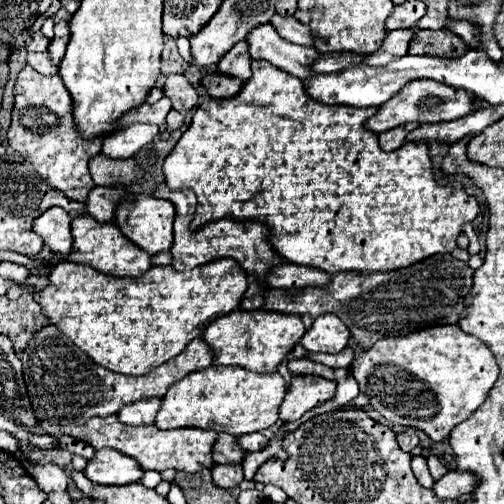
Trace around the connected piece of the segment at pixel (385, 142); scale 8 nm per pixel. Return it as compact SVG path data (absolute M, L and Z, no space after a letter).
M405 124L405 126L401 126L401 128L391 128L389 132L381 132L381 134L379 134L379 144L381 144L381 148L383 148L385 152L397 150L399 146L405 144L407 134L409 134L413 128L417 128L417 126L419 126L419 124Z

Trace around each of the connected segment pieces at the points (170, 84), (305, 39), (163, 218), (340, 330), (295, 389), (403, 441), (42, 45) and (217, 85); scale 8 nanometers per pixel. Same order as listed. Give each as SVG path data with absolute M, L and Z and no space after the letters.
M183 74L167 76L165 86L163 86L163 96L167 96L171 100L173 108L179 110L181 114L187 114L199 102L197 90L187 82L187 78Z
M275 14L271 18L271 24L277 28L277 32L293 42L293 44L301 44L301 46L311 46L313 44L313 34L309 32L309 28L305 28L305 24L297 22L295 18L285 18L285 16L279 16Z
M135 194L131 200L121 202L115 212L115 224L119 226L119 230L139 248L147 250L151 256L165 250L169 252L169 248L173 246L173 218L175 218L175 208L171 202L143 194Z
M321 314L313 326L303 334L299 344L309 352L339 354L349 340L347 326L333 314Z
M293 376L287 388L285 400L279 408L279 418L283 422L295 422L305 412L331 400L335 396L335 382L319 376Z
M401 432L401 434L397 434L397 442L403 452L411 452L419 444L419 438L411 432Z
M35 32L35 34L31 36L29 44L27 44L27 50L43 52L43 50L47 50L47 46L49 46L49 38L47 38L47 36L43 36L41 32Z
M213 72L213 74L207 74L201 82L201 88L213 96L213 98L229 98L229 96L235 96L239 90L241 90L241 80L237 80L235 76L225 76L225 74L219 74L219 72Z

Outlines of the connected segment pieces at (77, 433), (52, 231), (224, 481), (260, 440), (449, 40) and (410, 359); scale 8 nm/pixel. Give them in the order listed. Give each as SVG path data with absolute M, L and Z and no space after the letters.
M117 414L113 416L95 416L93 420L85 424L71 424L63 426L63 434L73 436L77 440L83 440L91 444L95 450L101 448L113 448L119 450L131 458L135 458L143 470L157 470L163 472L167 468L183 470L183 472L199 472L203 468L213 466L211 458L211 446L217 438L217 432L201 432L199 428L175 428L175 430L159 430L155 424L133 428L127 424L121 424L117 420Z
M49 208L33 222L33 230L43 238L43 242L51 248L51 252L67 256L73 246L71 236L71 218L63 208Z
M215 464L211 474L213 474L213 482L217 486L221 486L221 488L233 488L233 486L237 486L243 480L241 464L231 464L231 466Z
M255 432L255 434L245 434L245 436L239 436L237 438L237 442L239 442L239 446L243 448L243 450L247 450L247 452L257 452L257 450L263 450L267 444L269 444L269 440L259 432Z
M419 30L409 44L409 54L459 58L465 52L467 44L451 30Z
M457 324L429 326L401 338L381 338L373 348L353 360L351 372L359 382L361 392L369 396L371 406L379 410L385 420L419 428L433 442L445 440L459 422L469 418L485 402L499 376L495 356L489 352L489 348L479 338L465 334Z

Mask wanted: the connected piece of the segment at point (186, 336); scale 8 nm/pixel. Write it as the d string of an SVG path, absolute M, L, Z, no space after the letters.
M231 258L213 260L187 272L179 272L173 266L153 266L139 278L113 278L93 270L91 266L61 260L51 268L47 278L49 286L33 296L43 306L43 314L49 318L49 322L65 332L75 346L93 358L93 362L111 372L129 376L143 376L177 356L195 336L205 330L207 324L239 308L247 290L247 274L237 260Z

